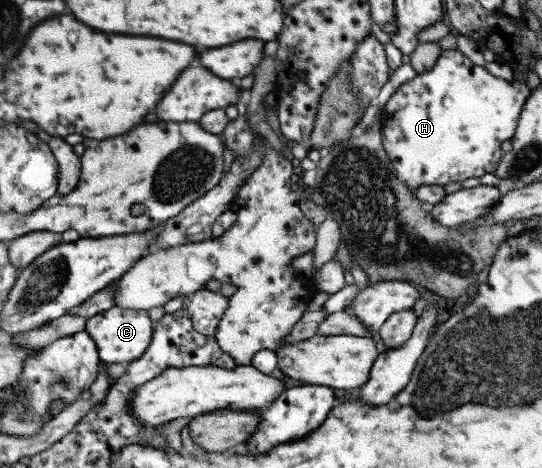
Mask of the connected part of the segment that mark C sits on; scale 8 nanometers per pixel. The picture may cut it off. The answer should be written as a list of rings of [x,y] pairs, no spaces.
[[[113,307],[98,312],[94,317],[89,317],[86,322],[86,330],[97,345],[98,356],[107,364],[132,363],[143,356],[143,352],[152,343],[154,323],[147,311]]]

